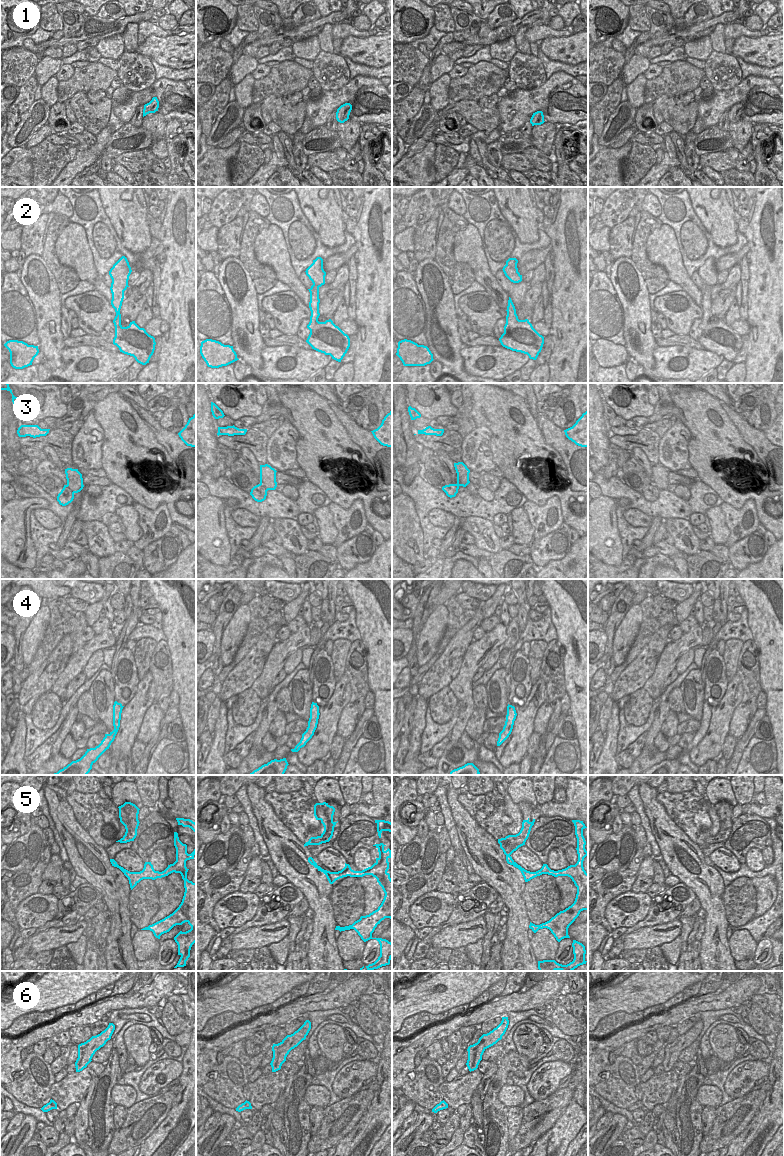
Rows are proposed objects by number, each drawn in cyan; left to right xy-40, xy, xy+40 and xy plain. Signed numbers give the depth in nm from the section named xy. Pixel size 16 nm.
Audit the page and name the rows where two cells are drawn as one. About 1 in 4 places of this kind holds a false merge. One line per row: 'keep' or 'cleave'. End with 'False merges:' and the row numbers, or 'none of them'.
1: keep
2: keep
3: keep
4: keep
5: cleave
6: keep
False merges: 5

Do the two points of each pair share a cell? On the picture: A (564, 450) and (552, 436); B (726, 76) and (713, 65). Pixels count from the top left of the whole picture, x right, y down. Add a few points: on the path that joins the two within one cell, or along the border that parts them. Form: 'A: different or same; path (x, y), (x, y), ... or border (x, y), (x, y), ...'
A: same; path (563, 447), (555, 439)
B: same; path (723, 73), (716, 66)

